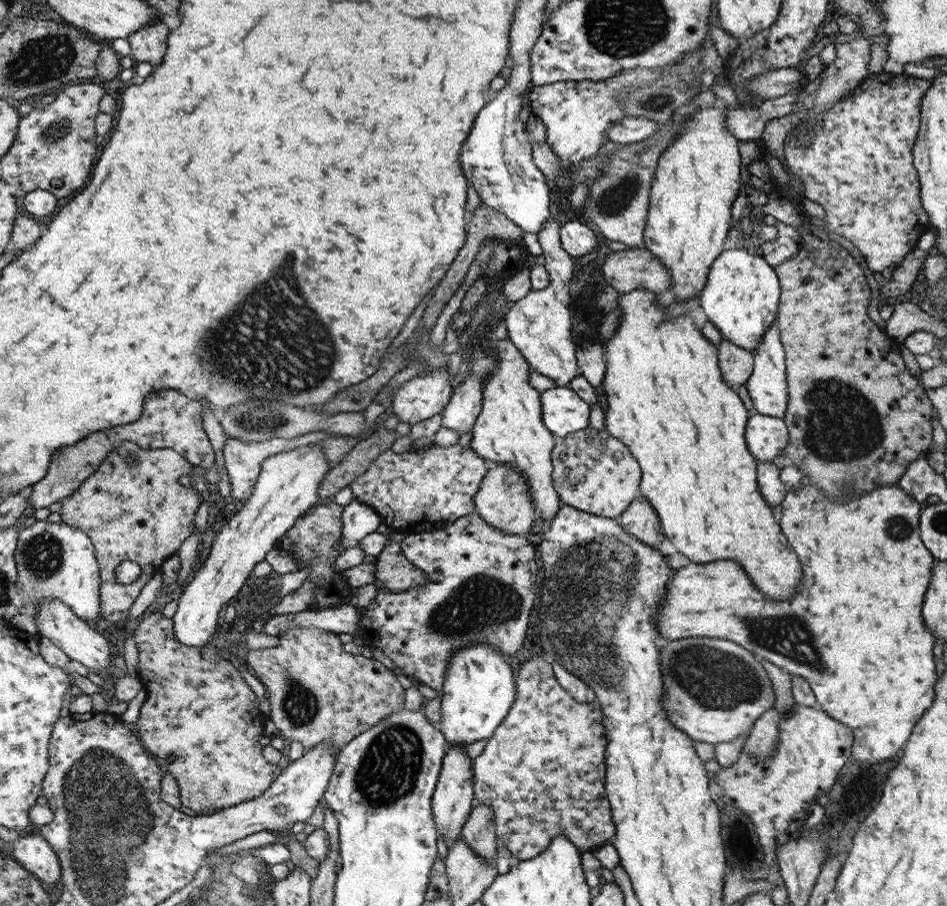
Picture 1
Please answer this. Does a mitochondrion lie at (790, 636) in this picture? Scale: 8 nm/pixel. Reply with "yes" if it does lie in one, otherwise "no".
yes

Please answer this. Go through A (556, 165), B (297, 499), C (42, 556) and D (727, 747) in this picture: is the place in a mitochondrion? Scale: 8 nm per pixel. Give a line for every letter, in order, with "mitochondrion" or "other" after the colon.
A: other
B: other
C: mitochondrion
D: other

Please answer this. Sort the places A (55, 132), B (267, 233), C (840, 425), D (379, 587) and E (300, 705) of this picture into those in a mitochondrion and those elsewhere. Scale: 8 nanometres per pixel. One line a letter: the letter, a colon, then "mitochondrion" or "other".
A: mitochondrion
B: other
C: mitochondrion
D: other
E: mitochondrion

